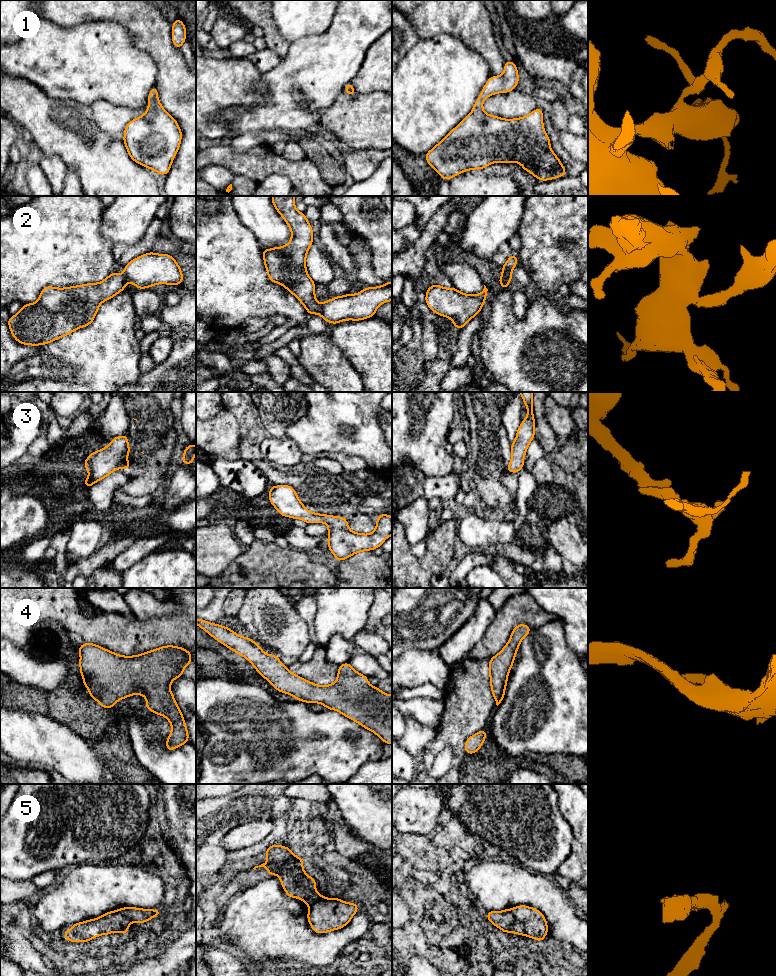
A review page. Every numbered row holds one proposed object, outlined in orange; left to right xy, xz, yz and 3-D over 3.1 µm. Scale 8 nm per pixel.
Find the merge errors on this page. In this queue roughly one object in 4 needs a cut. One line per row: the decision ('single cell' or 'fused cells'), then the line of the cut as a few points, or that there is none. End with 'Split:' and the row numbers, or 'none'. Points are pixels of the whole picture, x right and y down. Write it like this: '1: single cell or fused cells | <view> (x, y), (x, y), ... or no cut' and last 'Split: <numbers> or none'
1: single cell | no cut
2: fused cells | yz (501, 275), (504, 275), (509, 282)
3: single cell | no cut
4: single cell | no cut
5: fused cells | yz (509, 909), (522, 924), (524, 935)
Split: 2, 5

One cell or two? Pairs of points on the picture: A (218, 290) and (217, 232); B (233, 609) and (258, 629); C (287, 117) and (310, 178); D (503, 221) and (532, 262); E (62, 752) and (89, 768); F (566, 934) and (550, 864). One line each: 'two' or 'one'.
A: one
B: two
C: two
D: two
E: one
F: two

